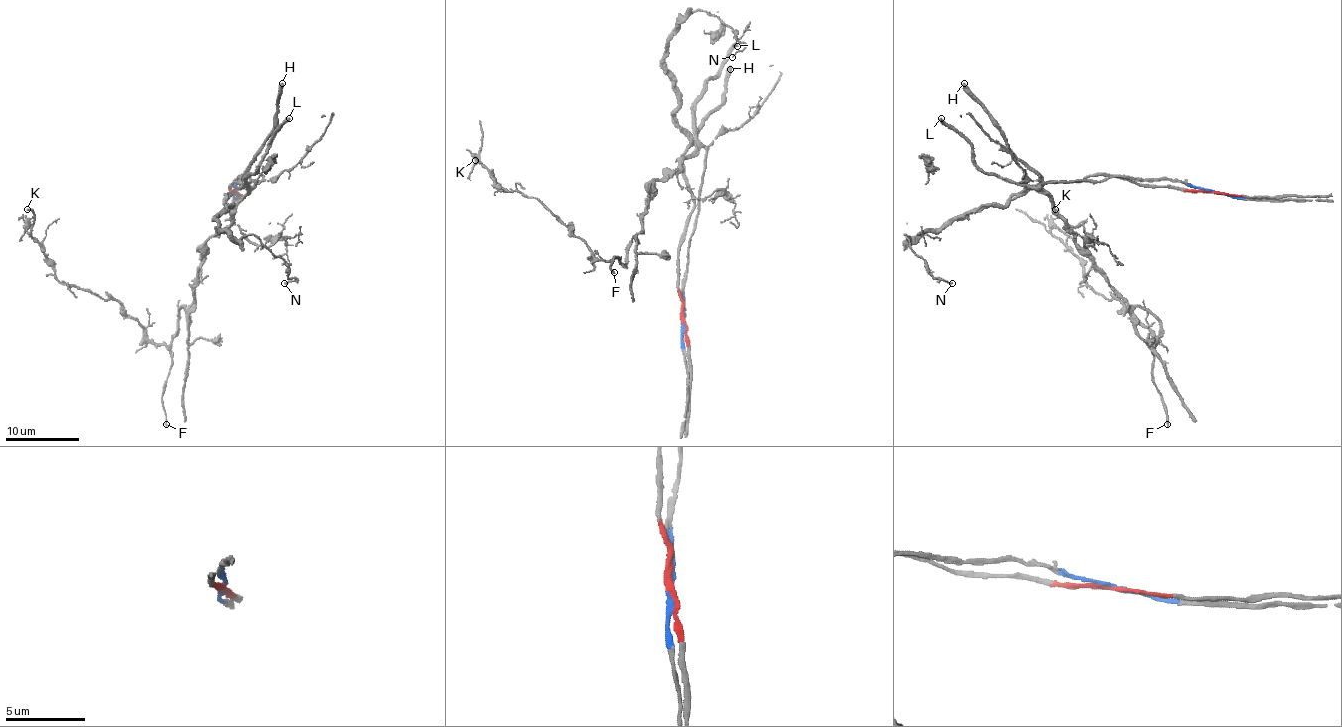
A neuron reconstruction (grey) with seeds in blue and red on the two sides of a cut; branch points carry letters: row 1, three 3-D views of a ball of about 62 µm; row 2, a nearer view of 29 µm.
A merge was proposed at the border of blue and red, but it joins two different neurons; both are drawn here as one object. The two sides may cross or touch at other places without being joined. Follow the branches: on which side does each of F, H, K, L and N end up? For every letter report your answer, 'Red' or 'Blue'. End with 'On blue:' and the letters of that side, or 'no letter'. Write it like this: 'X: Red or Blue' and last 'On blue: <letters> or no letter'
F: Blue
H: Red
K: Blue
L: Blue
N: Red
On blue: F, K, L

